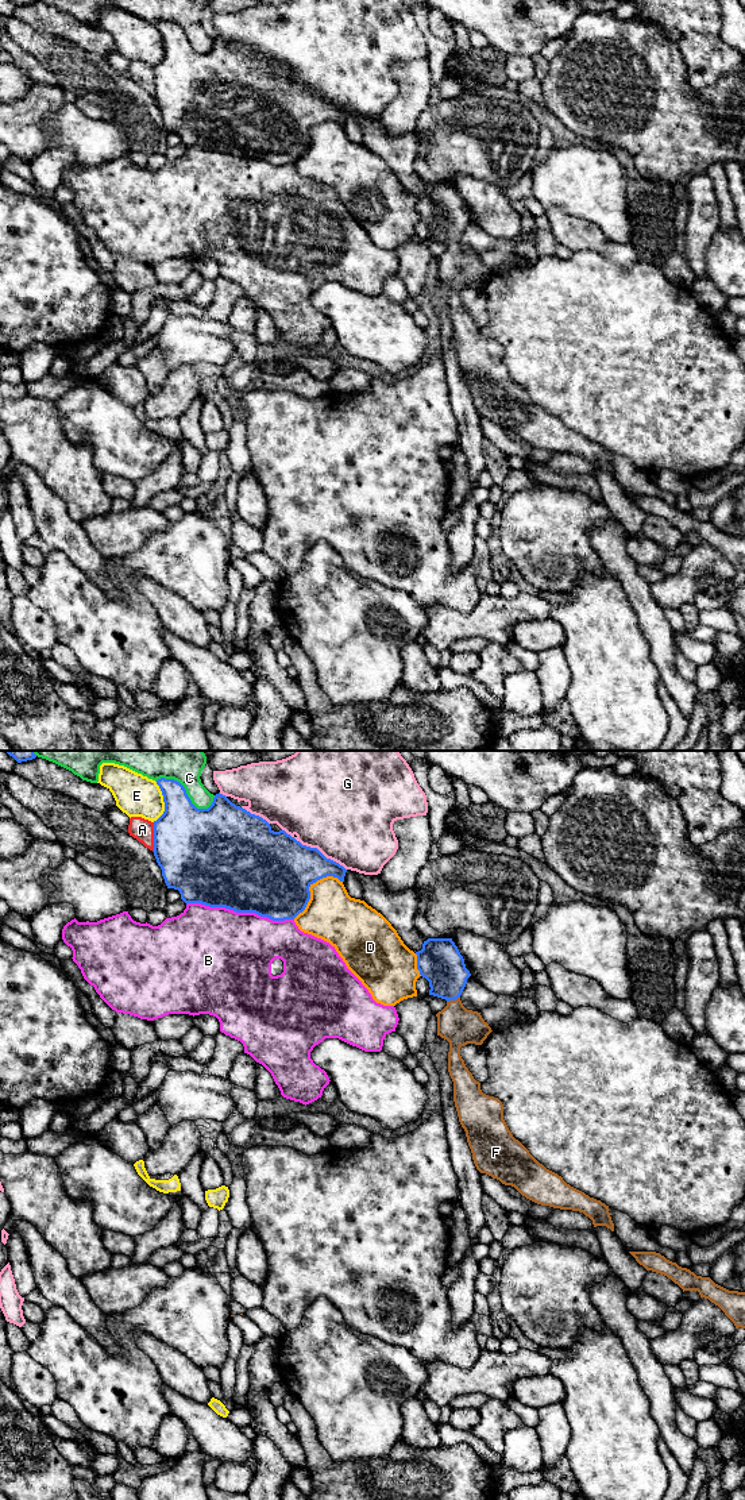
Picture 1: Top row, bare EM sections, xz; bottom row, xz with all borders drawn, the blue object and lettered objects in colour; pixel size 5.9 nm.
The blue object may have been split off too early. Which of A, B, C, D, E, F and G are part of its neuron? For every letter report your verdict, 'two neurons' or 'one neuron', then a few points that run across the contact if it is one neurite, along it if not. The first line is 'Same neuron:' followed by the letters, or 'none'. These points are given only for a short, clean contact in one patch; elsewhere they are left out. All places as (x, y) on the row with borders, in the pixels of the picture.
Same neuron: F
A: two neurons
B: two neurons
C: two neurons
D: two neurons
E: two neurons
F: one neuron
G: two neurons

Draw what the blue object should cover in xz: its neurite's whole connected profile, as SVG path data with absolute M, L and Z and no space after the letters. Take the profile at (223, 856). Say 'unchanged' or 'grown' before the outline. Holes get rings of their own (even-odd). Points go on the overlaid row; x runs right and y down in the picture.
unchanged | M161 778L157 784L163 795L165 811L154 821L153 852L167 888L178 890L186 905L201 903L236 913L255 913L273 921L294 919L305 910L313 883L327 876L344 882L347 869L343 865L327 859L317 848L302 845L285 830L274 832L266 820L236 806L225 795L219 793L208 809L197 809L180 782Z

